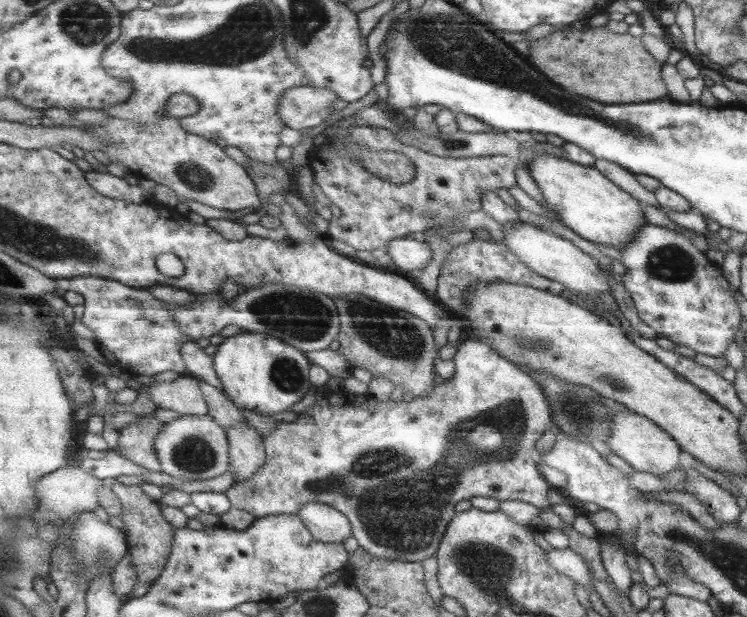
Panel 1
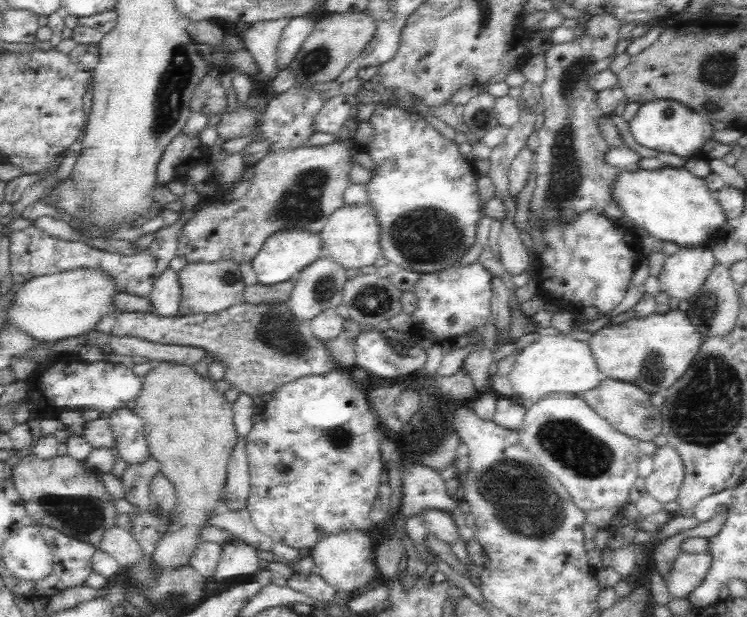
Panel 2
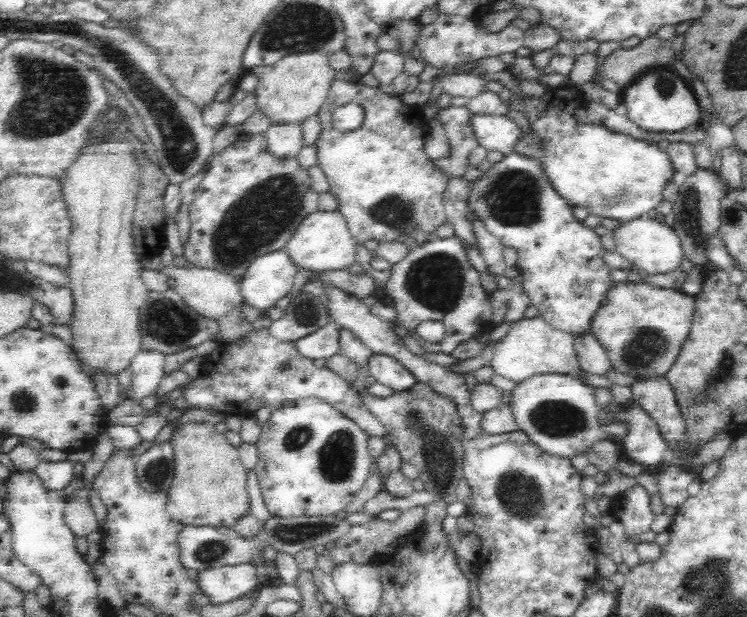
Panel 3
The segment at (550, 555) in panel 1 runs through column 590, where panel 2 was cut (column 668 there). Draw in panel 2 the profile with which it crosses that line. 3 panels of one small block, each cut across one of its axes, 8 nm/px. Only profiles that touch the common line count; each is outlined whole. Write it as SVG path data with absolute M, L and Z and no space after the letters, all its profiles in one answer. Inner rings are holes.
M701 550L700 554L681 552L670 569L667 589L672 597L687 598L687 596L702 584L704 577L712 564L712 556L708 550Z

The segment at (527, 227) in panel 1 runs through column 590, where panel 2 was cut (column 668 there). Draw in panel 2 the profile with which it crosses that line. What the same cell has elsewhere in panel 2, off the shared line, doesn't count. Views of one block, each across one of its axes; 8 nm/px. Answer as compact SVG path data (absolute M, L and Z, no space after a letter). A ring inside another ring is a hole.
M709 246L680 247L675 254L666 256L657 280L669 298L690 300L710 278L716 263Z

